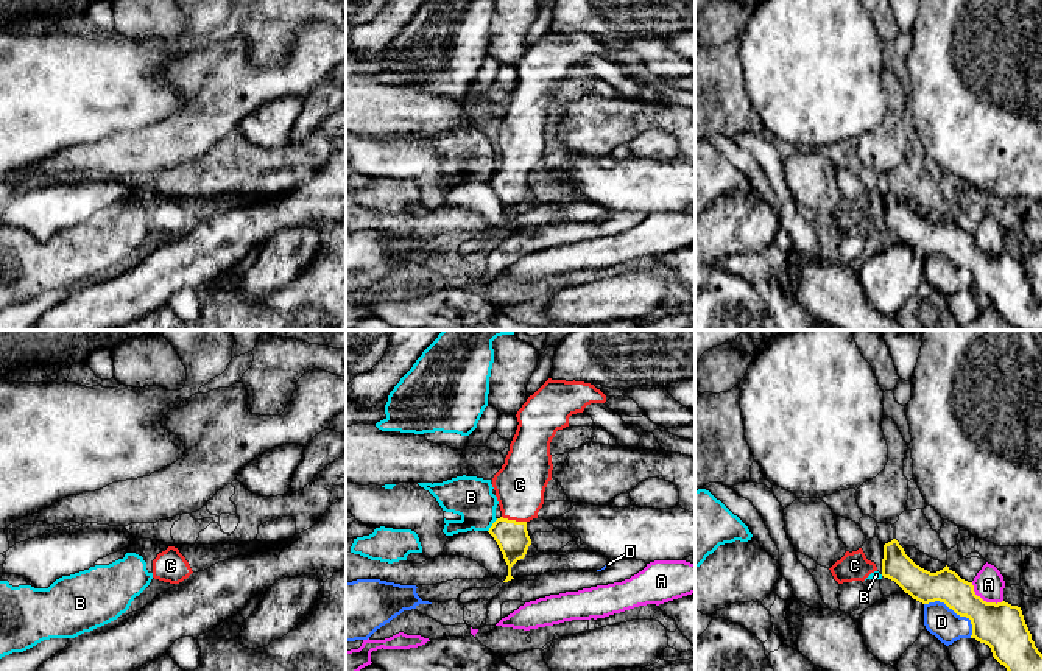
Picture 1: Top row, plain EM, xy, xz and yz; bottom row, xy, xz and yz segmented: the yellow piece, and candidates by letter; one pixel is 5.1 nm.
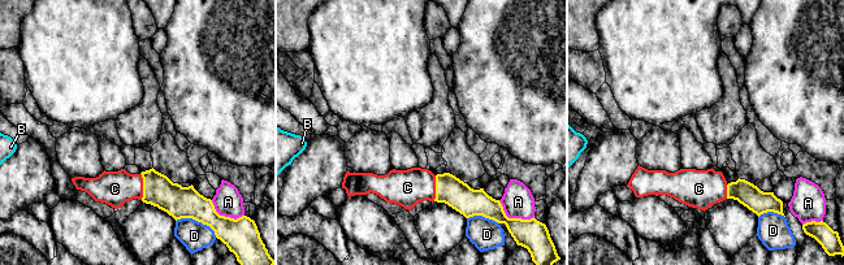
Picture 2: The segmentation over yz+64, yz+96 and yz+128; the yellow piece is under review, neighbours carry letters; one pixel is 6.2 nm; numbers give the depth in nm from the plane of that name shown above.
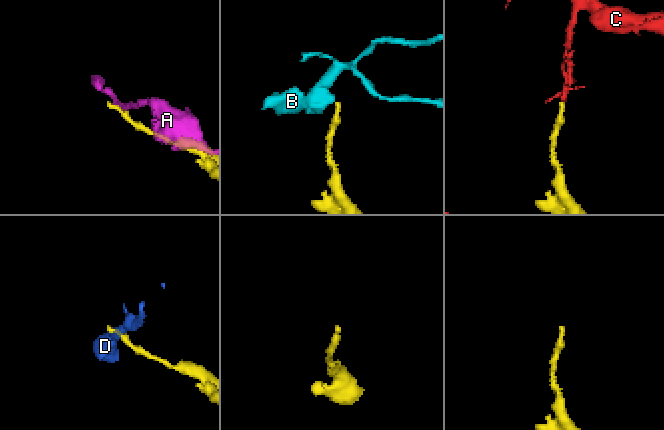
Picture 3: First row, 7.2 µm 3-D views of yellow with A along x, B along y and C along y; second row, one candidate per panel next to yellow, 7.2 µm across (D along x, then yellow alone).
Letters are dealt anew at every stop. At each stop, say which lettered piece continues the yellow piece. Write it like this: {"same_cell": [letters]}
{"same_cell": ["C"]}

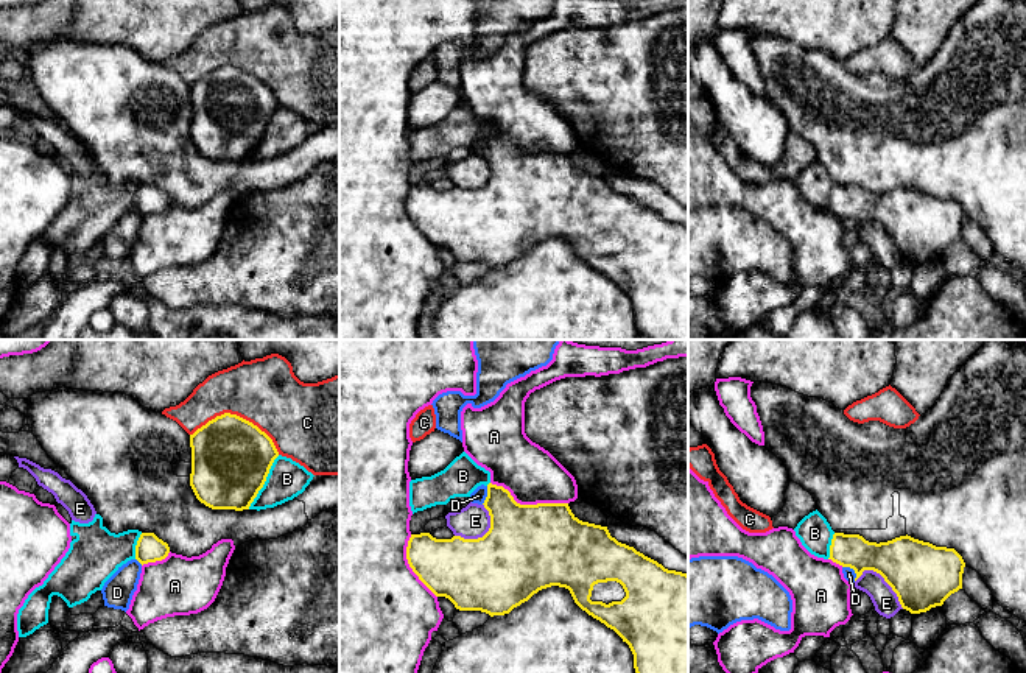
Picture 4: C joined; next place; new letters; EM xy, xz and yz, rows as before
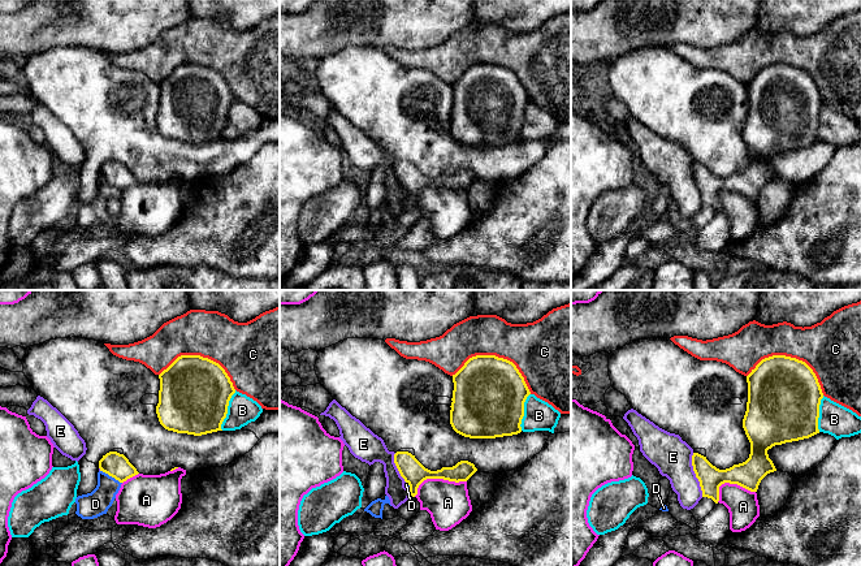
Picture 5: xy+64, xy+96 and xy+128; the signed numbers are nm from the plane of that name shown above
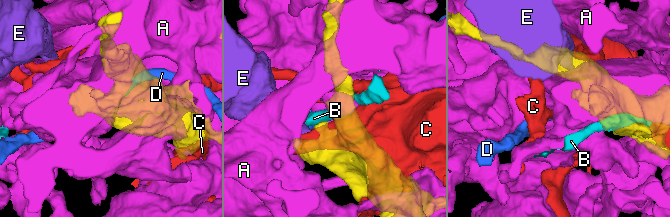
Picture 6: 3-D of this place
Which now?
{"same_cell": []}

